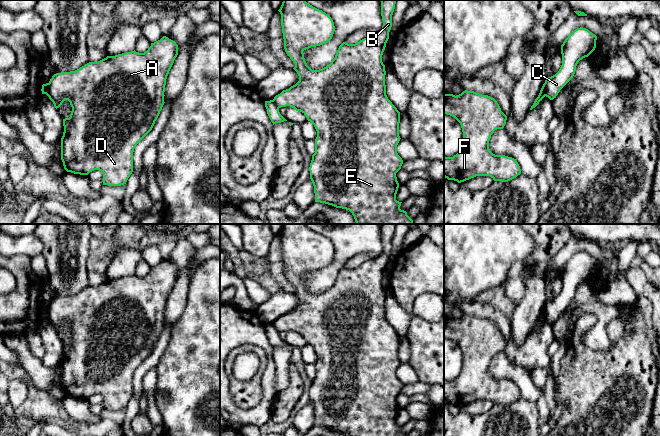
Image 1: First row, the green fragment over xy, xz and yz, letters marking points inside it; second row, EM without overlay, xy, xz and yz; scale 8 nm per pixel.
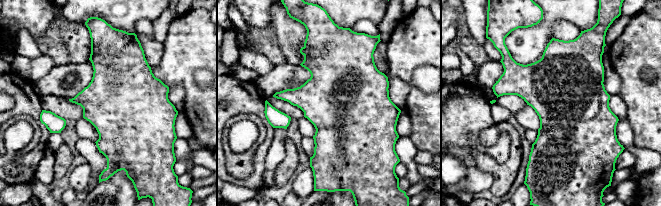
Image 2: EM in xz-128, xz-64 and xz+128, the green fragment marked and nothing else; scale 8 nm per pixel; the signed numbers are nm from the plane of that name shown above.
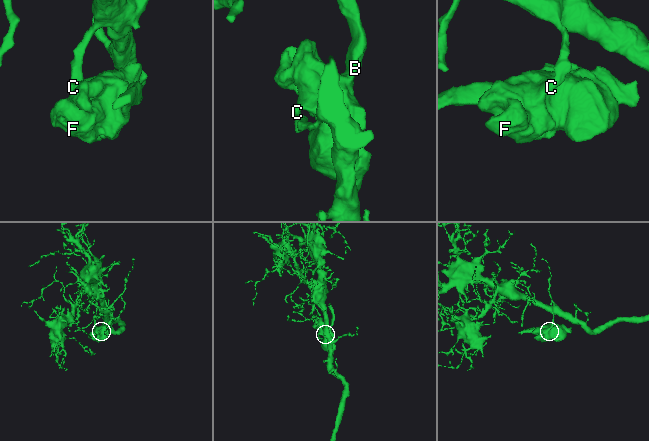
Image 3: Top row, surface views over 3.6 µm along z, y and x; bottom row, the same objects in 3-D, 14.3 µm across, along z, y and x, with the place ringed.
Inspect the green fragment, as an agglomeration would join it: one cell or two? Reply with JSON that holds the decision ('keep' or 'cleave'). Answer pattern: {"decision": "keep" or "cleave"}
{"decision": "cleave"}

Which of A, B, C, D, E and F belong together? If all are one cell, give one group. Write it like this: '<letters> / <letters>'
A B D E F / C

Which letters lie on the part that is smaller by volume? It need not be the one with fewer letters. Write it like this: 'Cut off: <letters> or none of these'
Cut off: A, B, D, E, F

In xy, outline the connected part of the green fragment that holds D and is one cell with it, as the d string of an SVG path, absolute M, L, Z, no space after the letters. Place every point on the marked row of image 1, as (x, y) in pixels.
M163 36L160 40L151 43L151 46L144 53L139 53L134 50L115 56L107 56L98 62L89 62L75 71L56 73L52 76L48 83L47 96L53 102L54 107L56 109L59 108L65 100L68 100L72 107L70 117L63 119L64 132L61 138L61 160L63 162L64 169L67 172L88 175L94 170L99 170L103 173L103 185L121 186L126 184L128 178L133 172L134 148L152 130L165 103L164 92L166 79L177 55L178 45L176 42L166 36Z

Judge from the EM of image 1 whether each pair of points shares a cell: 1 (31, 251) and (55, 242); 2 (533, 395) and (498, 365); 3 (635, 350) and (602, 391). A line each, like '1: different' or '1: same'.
1: different
2: same
3: same

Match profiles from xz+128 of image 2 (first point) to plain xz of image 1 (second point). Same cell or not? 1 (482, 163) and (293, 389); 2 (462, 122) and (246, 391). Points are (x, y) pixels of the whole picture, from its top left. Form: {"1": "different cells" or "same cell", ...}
{"1": "same cell", "2": "different cells"}

